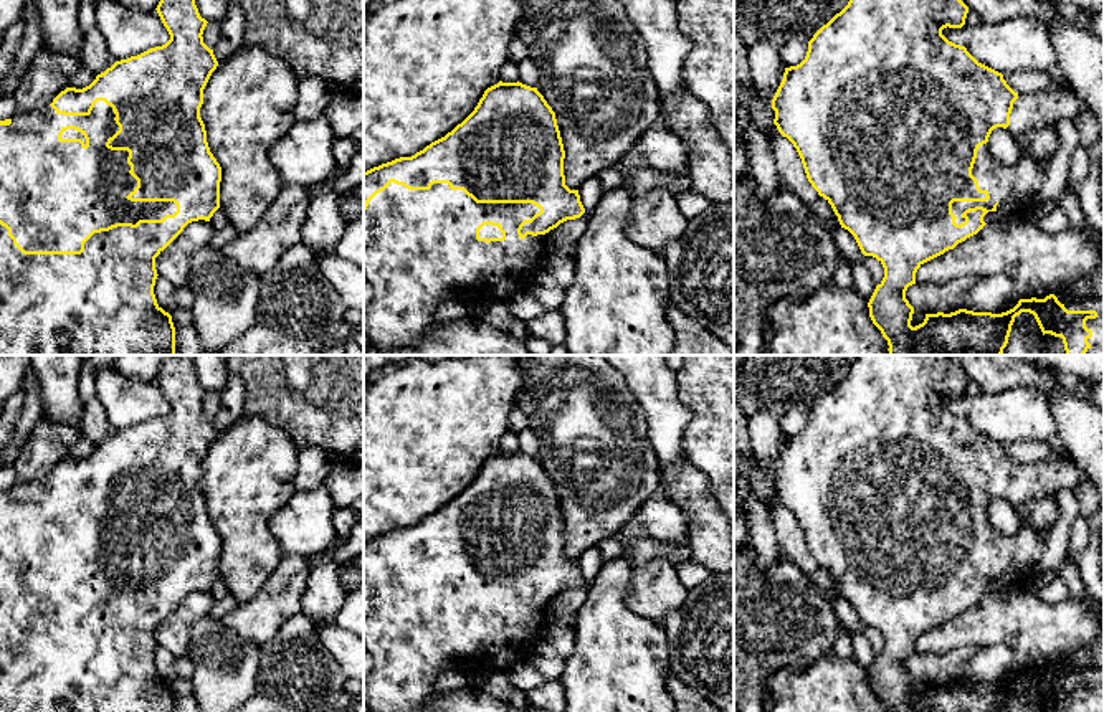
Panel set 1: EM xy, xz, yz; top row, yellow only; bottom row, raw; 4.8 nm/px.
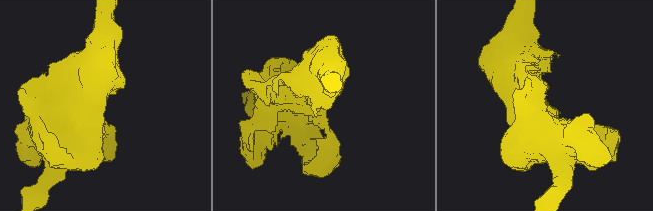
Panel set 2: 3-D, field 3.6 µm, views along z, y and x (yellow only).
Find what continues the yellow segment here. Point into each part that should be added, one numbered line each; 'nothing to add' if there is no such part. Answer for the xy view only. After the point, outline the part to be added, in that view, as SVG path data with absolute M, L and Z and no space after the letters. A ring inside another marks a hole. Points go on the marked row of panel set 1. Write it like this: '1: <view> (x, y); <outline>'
1: xy (53, 194); M98 101L89 116L58 114L51 106L40 111L17 112L10 126L0 126L0 220L12 228L12 235L25 251L79 251L81 241L99 228L116 223L132 223L139 220L162 220L174 215L174 202L131 202L126 197L134 192L137 180L129 173L127 150L111 150L106 147L119 126L116 114L104 101ZM66 126L83 129L89 137L89 147L79 142L59 142L58 134Z

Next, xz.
1: xz (420, 248); M390 183L377 193L364 211L364 279L372 286L372 301L364 307L364 337L378 350L393 352L420 344L440 320L436 307L451 297L469 307L481 299L511 299L532 289L532 282L544 264L542 243L545 235L519 238L517 228L524 220L539 213L532 203L476 203L463 190L451 190L448 183L433 183L430 190L408 190ZM483 221L494 221L506 231L504 241L478 241L476 228Z

